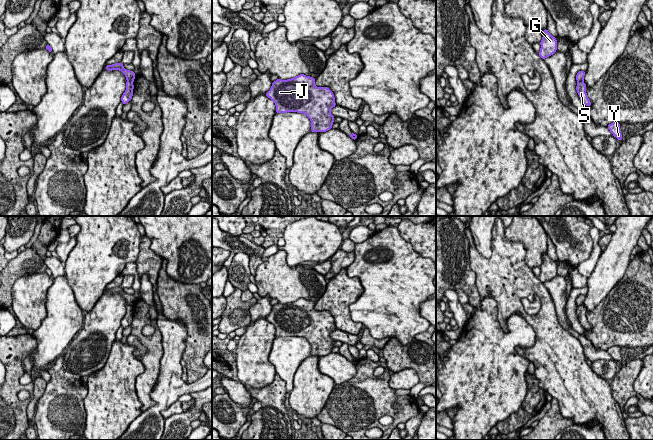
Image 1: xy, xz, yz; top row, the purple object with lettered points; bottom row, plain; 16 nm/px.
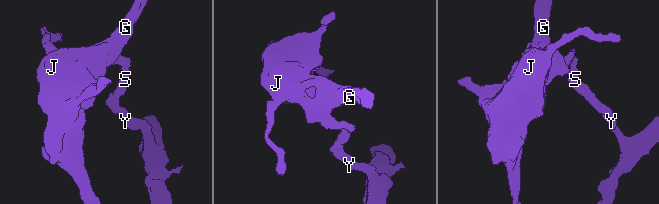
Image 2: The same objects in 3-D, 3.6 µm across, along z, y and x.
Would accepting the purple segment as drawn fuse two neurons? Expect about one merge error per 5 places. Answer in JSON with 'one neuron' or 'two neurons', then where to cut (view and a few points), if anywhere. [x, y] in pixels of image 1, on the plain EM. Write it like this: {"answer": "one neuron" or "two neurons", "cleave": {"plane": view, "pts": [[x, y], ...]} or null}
{"answer": "two neurons", "cleave": {"plane": "xy", "pts": [[127, 304], [132, 306]]}}

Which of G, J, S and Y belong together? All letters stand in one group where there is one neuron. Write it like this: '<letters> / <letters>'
G J / S Y

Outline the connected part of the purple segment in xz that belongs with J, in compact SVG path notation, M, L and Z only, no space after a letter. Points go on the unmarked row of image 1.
M300 298L295 302L272 306L271 313L265 318L274 325L276 337L304 337L311 344L311 356L326 356L332 353L334 340L330 334L336 330L334 317L328 311L314 309L315 302Z

